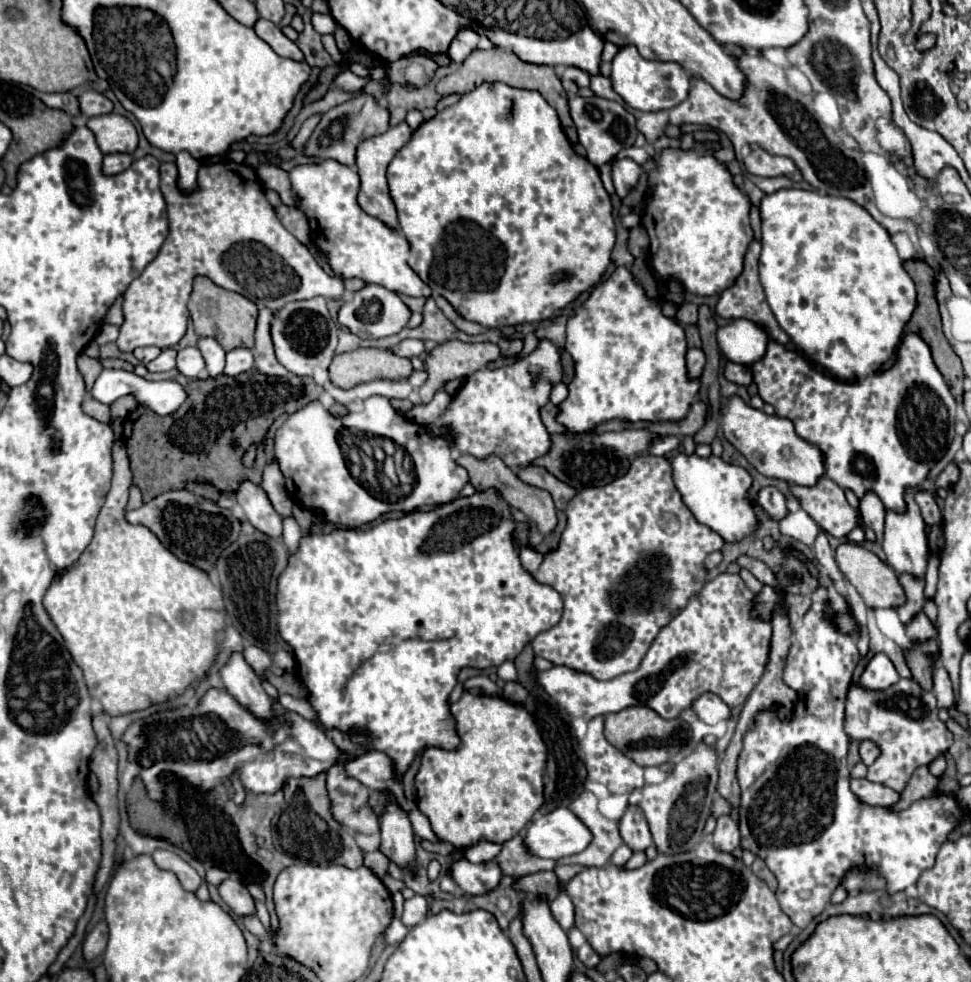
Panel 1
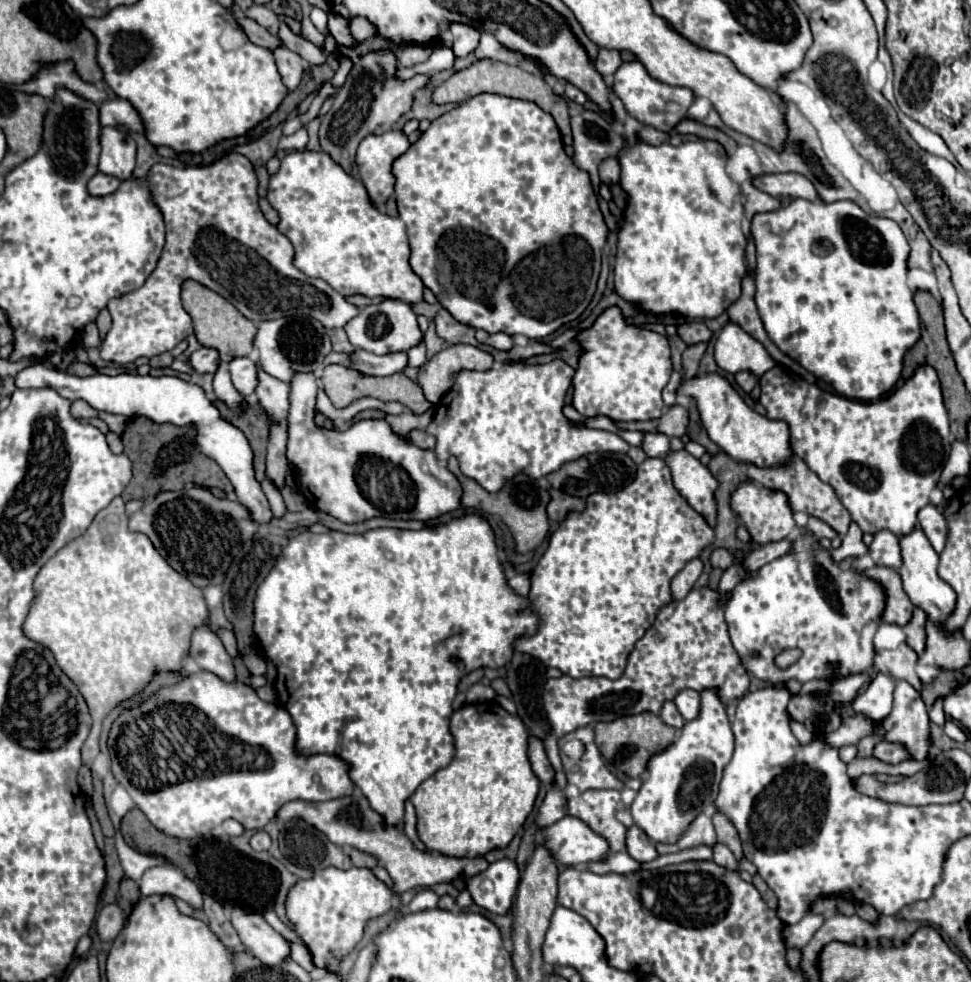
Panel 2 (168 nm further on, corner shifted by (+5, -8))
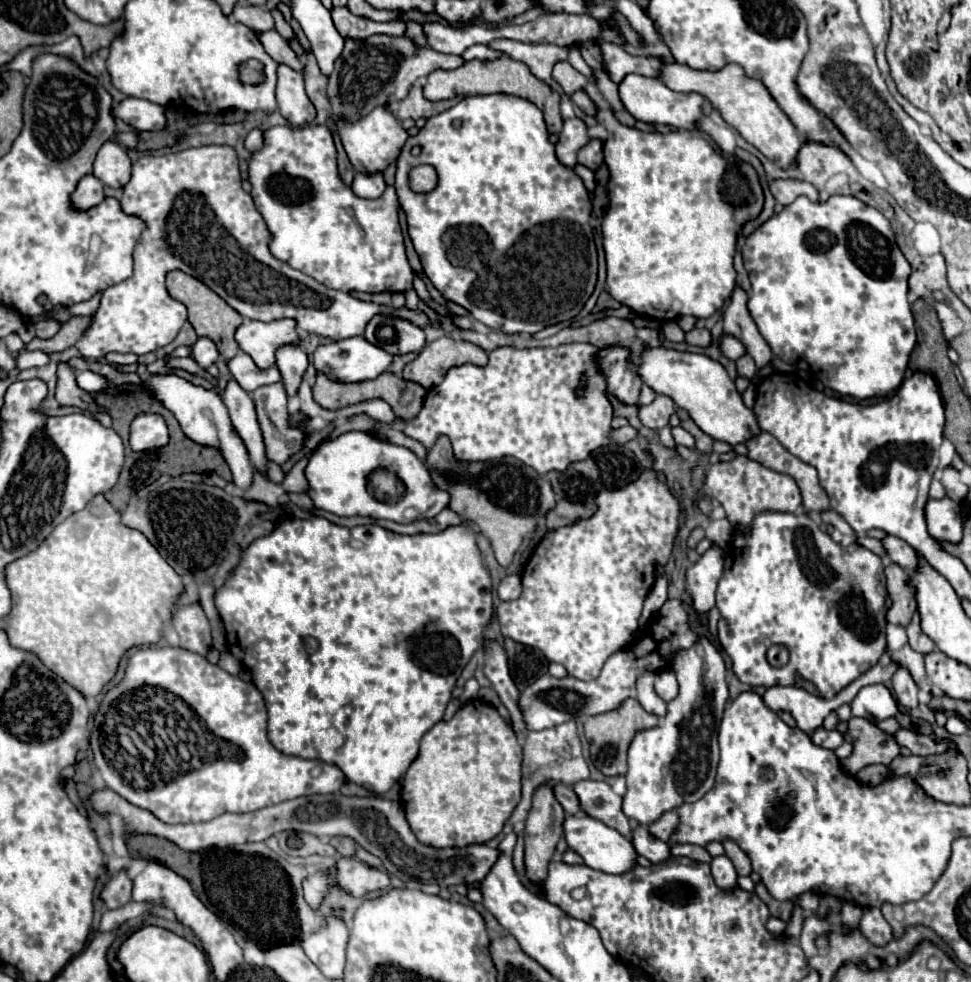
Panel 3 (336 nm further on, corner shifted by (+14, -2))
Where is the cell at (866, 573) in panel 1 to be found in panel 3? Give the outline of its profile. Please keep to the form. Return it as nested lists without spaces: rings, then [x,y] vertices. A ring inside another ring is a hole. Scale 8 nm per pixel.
[[[889,564],[885,568],[885,576],[887,576],[887,594],[891,598],[891,608],[887,610],[885,618],[891,624],[907,626],[917,606],[913,600],[913,588],[909,584],[909,576],[897,564]]]

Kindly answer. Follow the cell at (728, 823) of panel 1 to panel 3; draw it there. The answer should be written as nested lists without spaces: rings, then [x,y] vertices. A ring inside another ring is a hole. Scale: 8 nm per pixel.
[[[715,856],[711,860],[711,874],[719,888],[731,890],[737,886],[737,872],[733,868],[733,862],[727,856]]]

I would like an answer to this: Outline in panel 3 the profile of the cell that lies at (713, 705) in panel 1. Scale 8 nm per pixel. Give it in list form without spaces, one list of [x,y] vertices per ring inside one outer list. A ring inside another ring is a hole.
[[[665,668],[665,672],[655,674],[655,690],[665,702],[671,702],[673,698],[677,698],[679,684],[677,684],[677,678],[675,678],[673,670]]]

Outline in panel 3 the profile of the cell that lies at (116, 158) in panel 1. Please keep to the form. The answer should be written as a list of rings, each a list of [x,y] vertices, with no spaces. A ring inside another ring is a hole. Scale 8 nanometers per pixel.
[[[87,174],[79,180],[77,190],[73,192],[71,200],[79,210],[87,210],[97,206],[101,200],[105,198],[105,186],[99,178],[95,178],[93,174]]]

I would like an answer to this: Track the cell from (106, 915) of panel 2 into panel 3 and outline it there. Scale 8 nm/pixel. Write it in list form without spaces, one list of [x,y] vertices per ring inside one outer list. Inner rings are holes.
[[[125,872],[113,874],[101,890],[101,900],[109,910],[117,910],[131,900],[131,878]]]

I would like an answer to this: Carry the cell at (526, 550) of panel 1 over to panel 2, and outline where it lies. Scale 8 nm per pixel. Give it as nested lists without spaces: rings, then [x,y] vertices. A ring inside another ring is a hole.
[[[516,574],[516,576],[512,576],[512,578],[508,580],[508,584],[510,584],[510,588],[512,588],[518,596],[528,596],[528,592],[530,592],[530,578],[528,578],[526,574]]]

